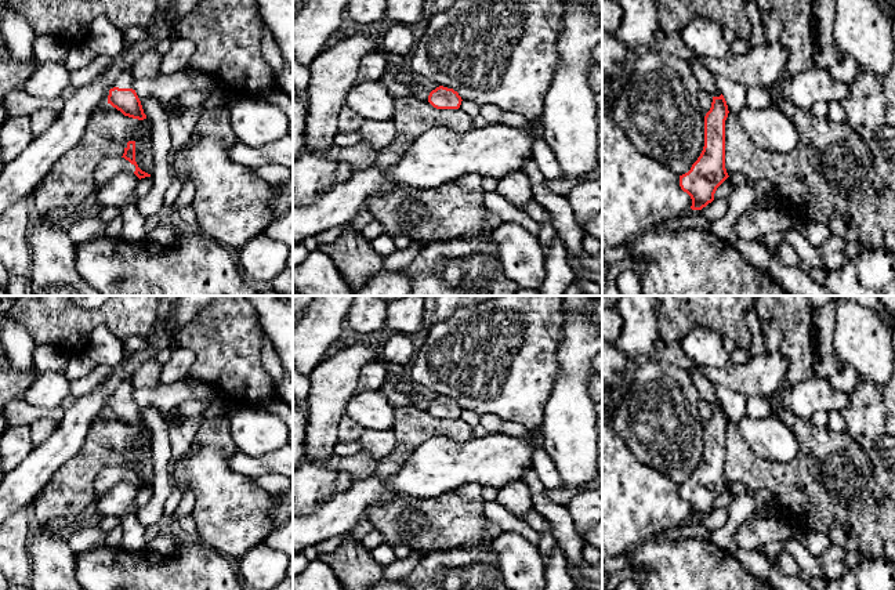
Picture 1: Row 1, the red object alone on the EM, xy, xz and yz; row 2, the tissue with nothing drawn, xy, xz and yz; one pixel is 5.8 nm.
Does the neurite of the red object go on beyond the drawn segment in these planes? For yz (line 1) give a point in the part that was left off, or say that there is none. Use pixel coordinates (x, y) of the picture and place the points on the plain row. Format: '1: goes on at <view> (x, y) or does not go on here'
1: does not go on here

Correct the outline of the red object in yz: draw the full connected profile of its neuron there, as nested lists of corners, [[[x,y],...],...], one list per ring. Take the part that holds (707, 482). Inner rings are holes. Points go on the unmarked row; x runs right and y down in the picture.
[[[721,403],[713,406],[704,426],[704,456],[691,479],[680,485],[680,496],[692,508],[692,520],[702,520],[714,510],[717,497],[729,486],[725,478],[725,430],[728,415]]]

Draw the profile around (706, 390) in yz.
[[[696,366],[686,372],[689,373],[702,399],[709,401],[713,406],[720,406],[722,403],[714,392],[714,386],[699,372]]]

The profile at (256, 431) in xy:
[[[229,406],[228,419],[238,450],[247,456],[262,456],[287,444],[283,419],[260,406]]]

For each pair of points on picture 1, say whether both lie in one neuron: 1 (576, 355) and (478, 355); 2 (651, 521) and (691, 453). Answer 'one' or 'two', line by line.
1: two
2: two

